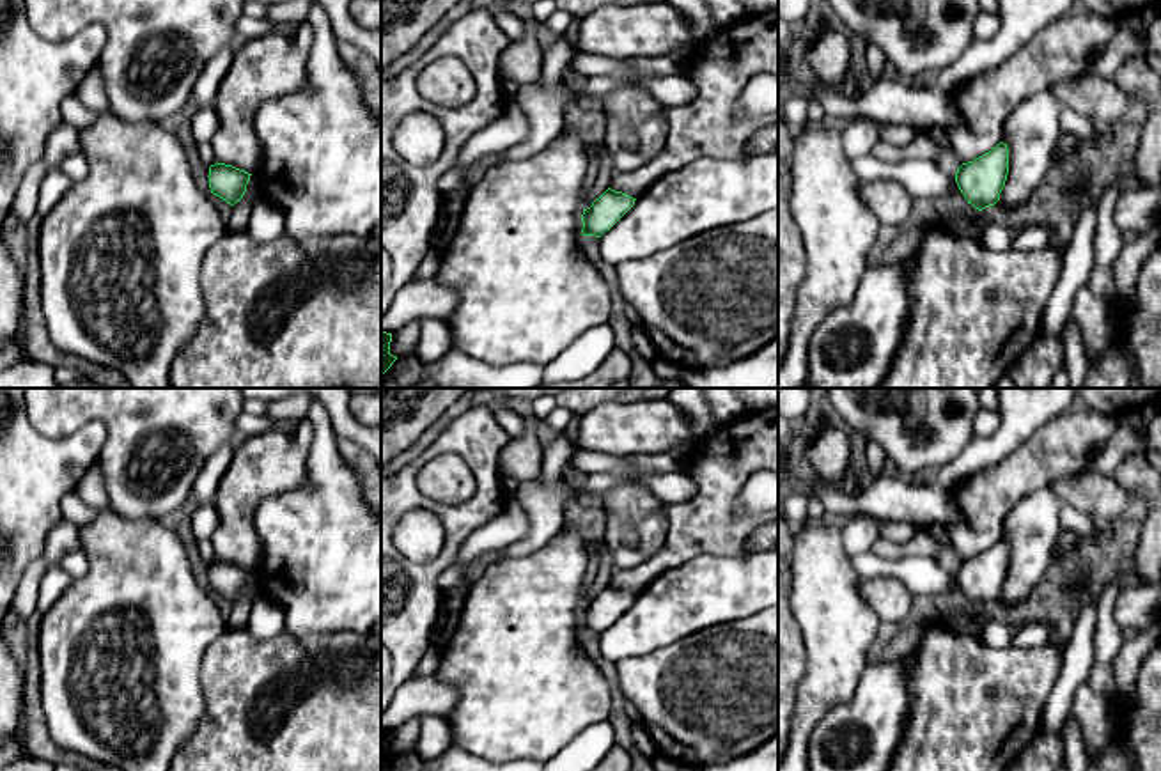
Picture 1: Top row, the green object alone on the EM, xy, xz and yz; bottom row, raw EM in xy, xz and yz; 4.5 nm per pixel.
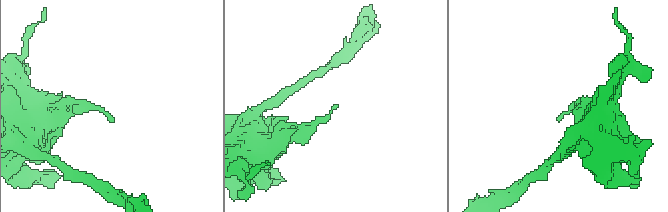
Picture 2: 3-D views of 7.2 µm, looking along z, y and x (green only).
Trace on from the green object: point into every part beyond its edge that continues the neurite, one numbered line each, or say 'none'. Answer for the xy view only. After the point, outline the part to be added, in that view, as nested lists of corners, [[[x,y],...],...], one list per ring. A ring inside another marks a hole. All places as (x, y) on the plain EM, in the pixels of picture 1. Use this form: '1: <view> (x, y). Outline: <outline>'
none

